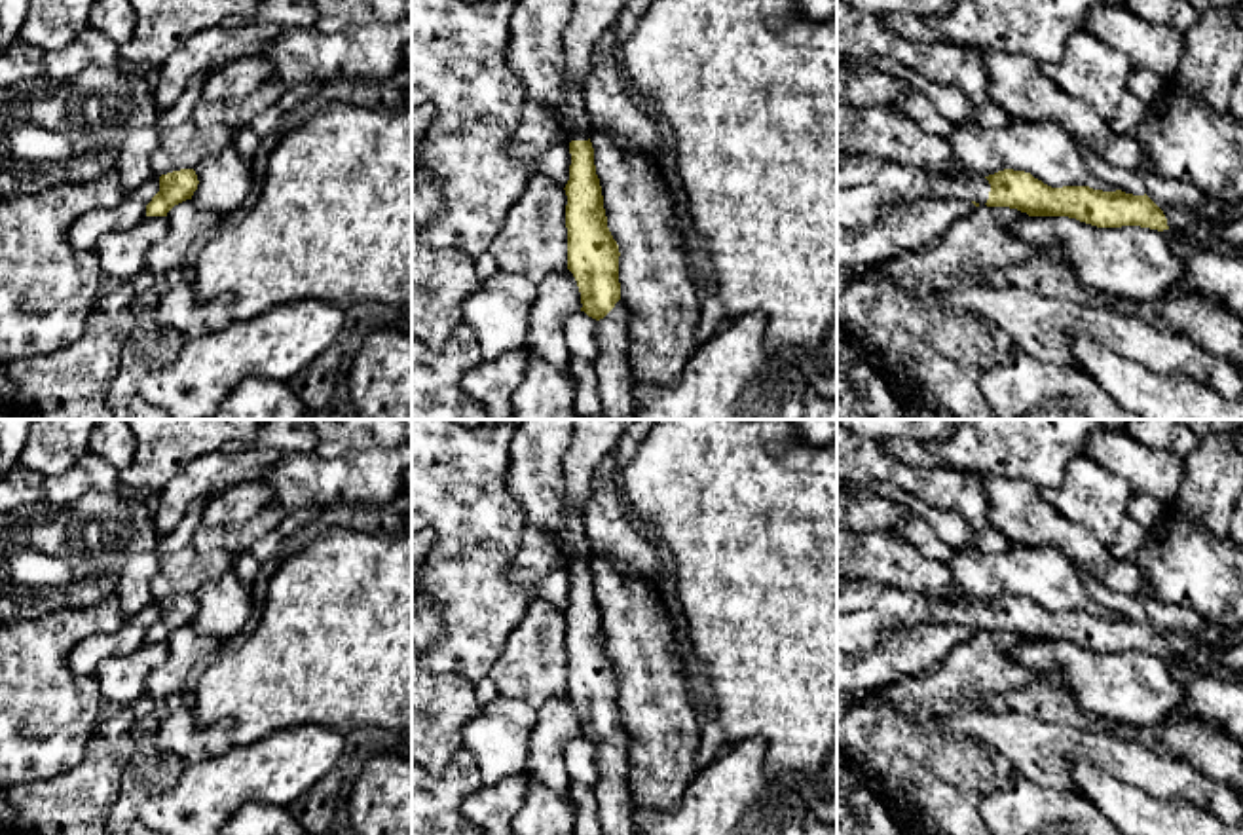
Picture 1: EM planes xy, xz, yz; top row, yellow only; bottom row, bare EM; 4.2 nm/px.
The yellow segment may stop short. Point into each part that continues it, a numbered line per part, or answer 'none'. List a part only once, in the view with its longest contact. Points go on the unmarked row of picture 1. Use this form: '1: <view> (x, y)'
1: xz (615, 809)
2: yz (868, 613)

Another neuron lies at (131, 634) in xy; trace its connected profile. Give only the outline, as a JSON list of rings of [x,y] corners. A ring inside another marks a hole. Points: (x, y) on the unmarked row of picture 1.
[[[154,600],[135,617],[121,622],[112,634],[95,634],[82,640],[70,653],[68,666],[76,676],[95,677],[97,668],[112,655],[131,655],[146,641],[146,630],[159,617],[159,600]]]

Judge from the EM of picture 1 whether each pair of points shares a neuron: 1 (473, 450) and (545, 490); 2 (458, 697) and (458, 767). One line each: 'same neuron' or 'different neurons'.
1: different neurons
2: different neurons

